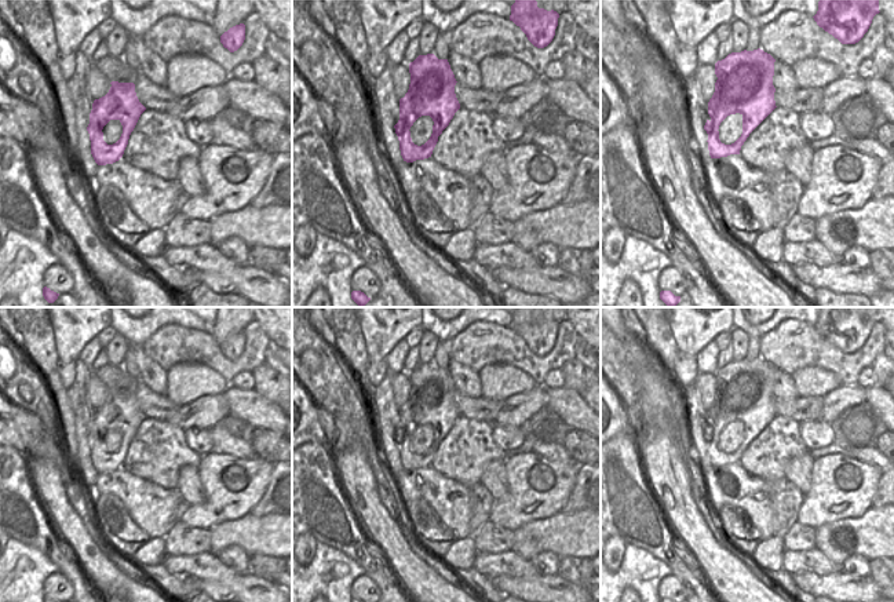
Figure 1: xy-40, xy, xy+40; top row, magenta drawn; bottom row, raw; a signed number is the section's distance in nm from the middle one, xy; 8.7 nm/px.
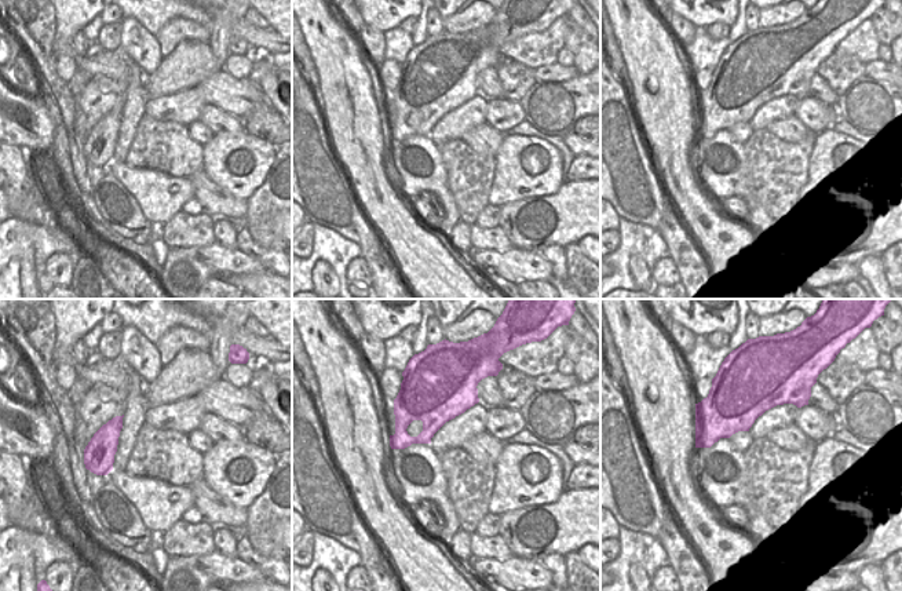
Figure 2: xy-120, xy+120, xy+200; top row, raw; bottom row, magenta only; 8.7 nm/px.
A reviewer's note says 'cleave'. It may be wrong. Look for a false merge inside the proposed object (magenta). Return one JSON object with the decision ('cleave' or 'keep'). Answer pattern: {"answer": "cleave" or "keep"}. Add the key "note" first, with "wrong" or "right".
{"note": "wrong", "answer": "keep"}

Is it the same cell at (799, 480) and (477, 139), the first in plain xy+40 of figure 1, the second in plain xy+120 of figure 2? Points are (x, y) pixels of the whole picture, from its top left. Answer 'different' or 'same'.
same

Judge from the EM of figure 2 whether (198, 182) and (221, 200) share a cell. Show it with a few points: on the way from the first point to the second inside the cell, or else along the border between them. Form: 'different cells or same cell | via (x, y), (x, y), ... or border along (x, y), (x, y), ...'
same cell | via (204, 188), (215, 199)

